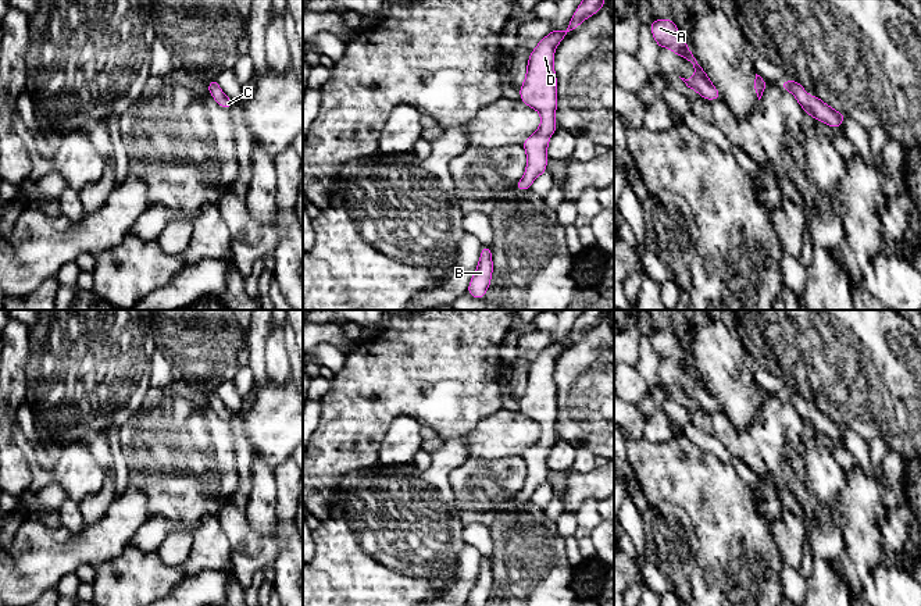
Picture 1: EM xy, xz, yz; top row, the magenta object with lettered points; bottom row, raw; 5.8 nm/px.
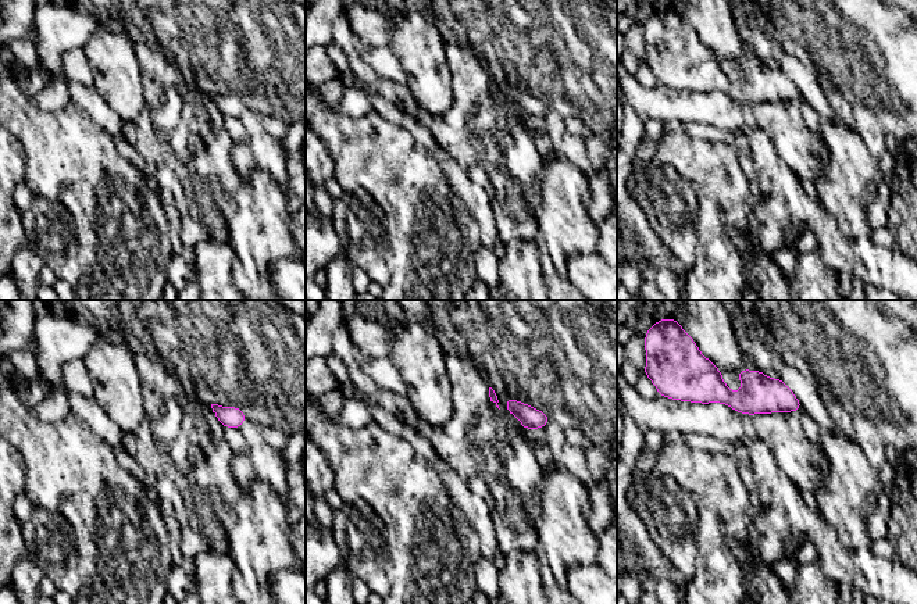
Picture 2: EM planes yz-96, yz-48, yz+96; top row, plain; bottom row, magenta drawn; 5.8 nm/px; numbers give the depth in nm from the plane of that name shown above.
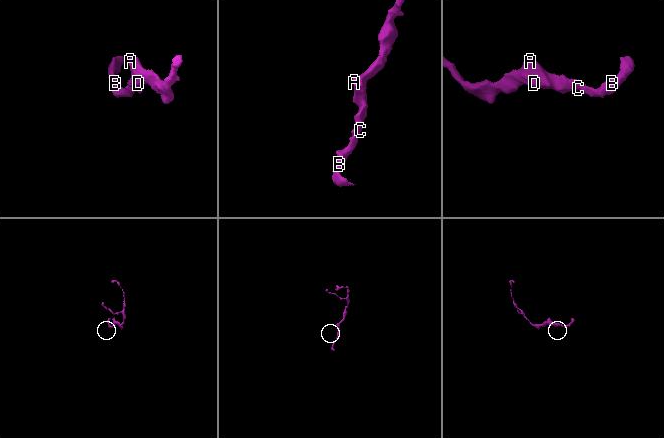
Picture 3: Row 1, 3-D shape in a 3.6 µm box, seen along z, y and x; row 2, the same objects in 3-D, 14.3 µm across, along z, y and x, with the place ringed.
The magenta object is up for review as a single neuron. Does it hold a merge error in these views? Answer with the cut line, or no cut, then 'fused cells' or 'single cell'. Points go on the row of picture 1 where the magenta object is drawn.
no cut; single cell

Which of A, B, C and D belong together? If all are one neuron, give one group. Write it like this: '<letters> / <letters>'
A B C D

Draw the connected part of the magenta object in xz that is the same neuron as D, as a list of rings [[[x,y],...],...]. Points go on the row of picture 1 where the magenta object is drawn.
[[[583,0],[570,19],[567,31],[551,29],[529,54],[525,79],[520,86],[520,100],[536,110],[542,120],[536,132],[522,142],[526,153],[526,167],[524,178],[514,182],[518,190],[532,189],[533,179],[538,175],[546,174],[549,161],[547,146],[551,135],[558,128],[556,121],[557,76],[554,71],[554,51],[564,38],[603,7],[604,0]]]

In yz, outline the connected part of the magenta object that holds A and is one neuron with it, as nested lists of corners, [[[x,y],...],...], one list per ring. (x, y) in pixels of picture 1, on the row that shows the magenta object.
[[[672,18],[653,19],[649,28],[658,49],[668,47],[695,67],[693,78],[681,78],[686,86],[697,92],[704,100],[721,100],[718,89],[711,83],[695,54],[689,50],[686,40],[682,39],[679,28],[674,24]]]

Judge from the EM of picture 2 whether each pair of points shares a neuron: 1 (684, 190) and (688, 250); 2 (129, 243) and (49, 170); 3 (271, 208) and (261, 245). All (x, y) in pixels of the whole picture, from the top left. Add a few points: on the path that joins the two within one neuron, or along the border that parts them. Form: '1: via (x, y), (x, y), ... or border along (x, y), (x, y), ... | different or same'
1: via (691, 206), (688, 235) | same
2: via (103, 249), (86, 233), (84, 206), (75, 196) | same
3: via (267, 217), (267, 236) | same

